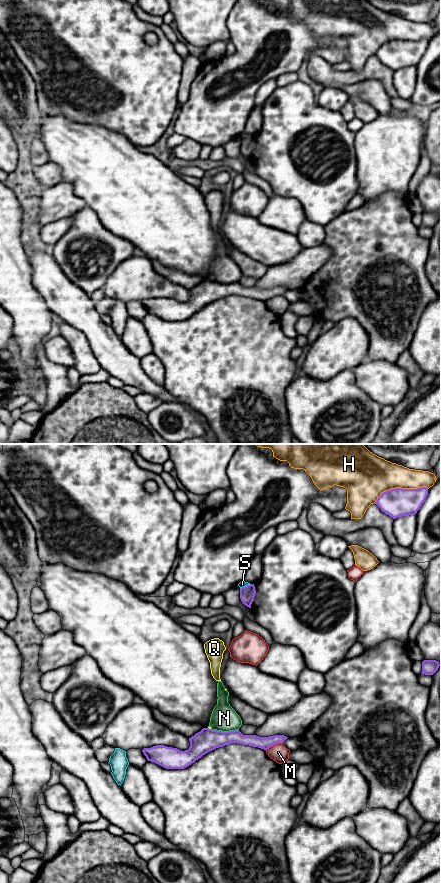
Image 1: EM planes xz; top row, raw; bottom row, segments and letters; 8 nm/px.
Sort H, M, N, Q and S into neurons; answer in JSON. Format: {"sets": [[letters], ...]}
{"sets": [["H"], ["M"], ["N", "Q"], ["S"]]}

